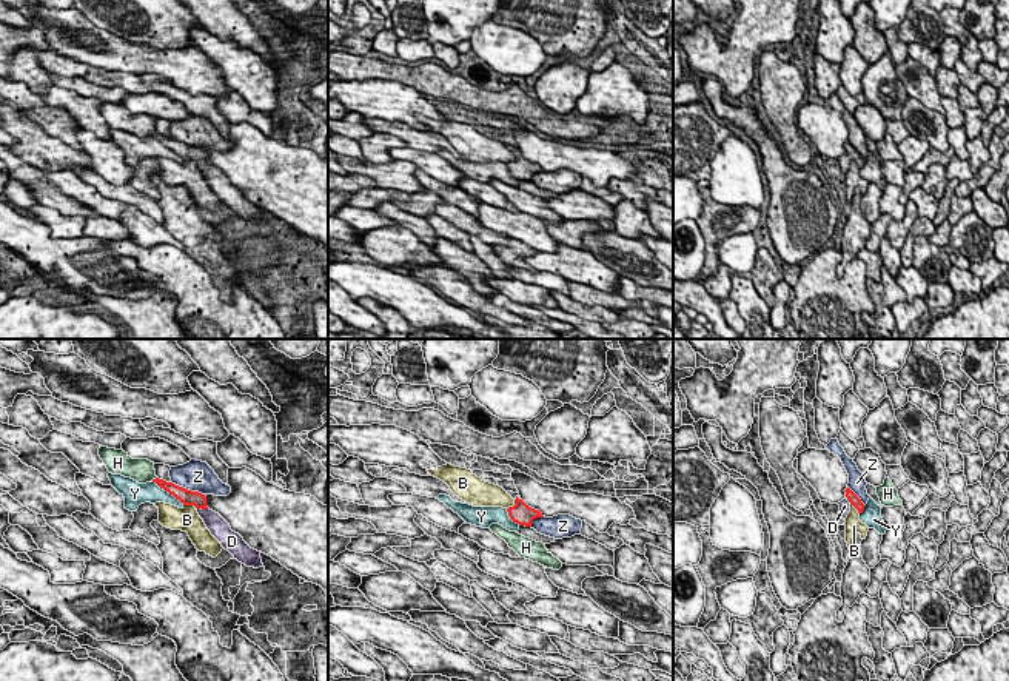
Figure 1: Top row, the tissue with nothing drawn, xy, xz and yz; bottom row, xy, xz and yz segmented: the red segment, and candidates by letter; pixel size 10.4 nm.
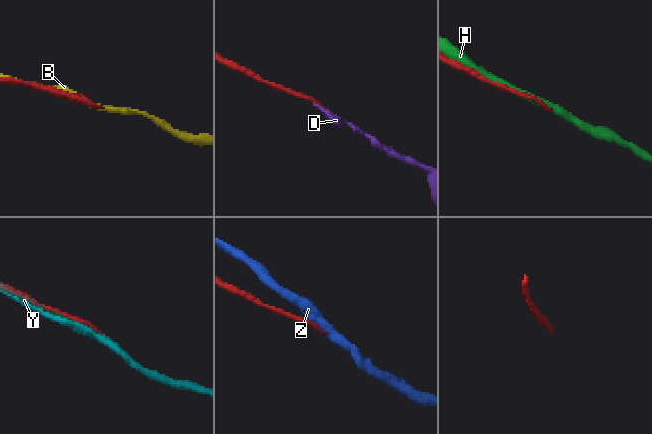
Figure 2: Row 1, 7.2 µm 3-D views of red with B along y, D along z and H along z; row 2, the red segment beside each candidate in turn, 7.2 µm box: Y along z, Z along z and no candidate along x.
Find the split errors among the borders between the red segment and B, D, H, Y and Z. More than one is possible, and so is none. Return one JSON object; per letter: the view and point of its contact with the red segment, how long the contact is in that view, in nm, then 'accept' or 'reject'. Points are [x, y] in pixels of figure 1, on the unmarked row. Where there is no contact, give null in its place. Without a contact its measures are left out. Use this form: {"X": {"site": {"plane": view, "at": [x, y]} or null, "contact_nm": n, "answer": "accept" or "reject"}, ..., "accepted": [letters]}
{"B": {"site": {"plane": "xy", "at": [190, 159]}, "contact_nm": 150, "answer": "reject"}, "D": {"site": {"plane": "xy", "at": [202, 164]}, "contact_nm": 130, "answer": "accept"}, "H": {"site": {"plane": "xy", "at": [153, 134]}, "contact_nm": 80, "answer": "reject"}, "Y": {"site": {"plane": "xy", "at": [168, 147]}, "contact_nm": 420, "answer": "reject"}, "Z": {"site": {"plane": "xy", "at": [188, 145]}, "contact_nm": 380, "answer": "reject"}, "accepted": ["D"]}

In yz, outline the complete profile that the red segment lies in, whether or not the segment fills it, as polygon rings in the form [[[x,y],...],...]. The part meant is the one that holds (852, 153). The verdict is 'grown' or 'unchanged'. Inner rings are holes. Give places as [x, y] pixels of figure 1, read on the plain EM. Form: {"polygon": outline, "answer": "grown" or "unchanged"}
{"polygon": [[[849,142],[844,146],[846,153],[838,157],[843,174],[847,173],[852,160],[858,165],[858,168],[863,168],[864,159],[861,154]]], "answer": "grown"}

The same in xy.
{"polygon": [[[159,133],[153,134],[153,137],[179,154],[183,160],[194,160],[206,183],[222,202],[234,211],[234,214],[246,222],[263,222],[260,206],[251,203],[239,188],[231,185],[230,179],[219,168],[206,162],[205,149],[186,145]]], "answer": "grown"}

